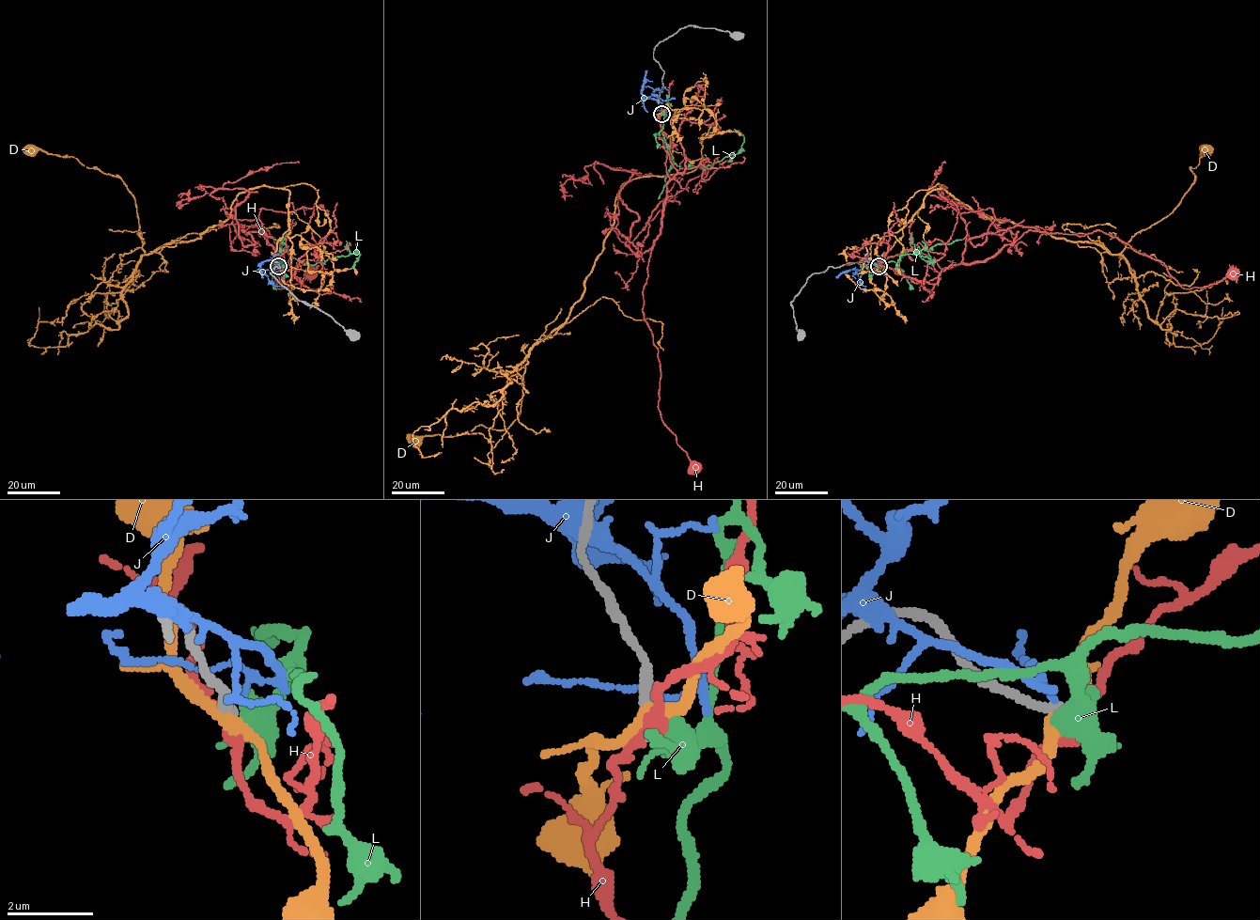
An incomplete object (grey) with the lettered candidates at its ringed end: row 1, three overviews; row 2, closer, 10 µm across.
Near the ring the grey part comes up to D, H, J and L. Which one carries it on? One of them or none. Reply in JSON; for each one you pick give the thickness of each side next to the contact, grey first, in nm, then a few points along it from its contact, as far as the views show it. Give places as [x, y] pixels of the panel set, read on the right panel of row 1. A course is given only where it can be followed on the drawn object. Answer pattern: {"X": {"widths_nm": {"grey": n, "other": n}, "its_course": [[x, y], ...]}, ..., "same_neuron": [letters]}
{"same_neuron": []}

